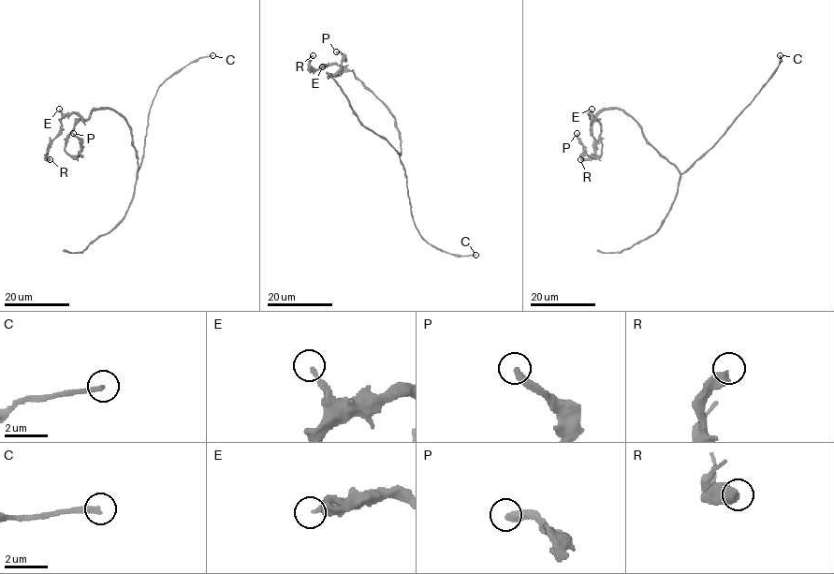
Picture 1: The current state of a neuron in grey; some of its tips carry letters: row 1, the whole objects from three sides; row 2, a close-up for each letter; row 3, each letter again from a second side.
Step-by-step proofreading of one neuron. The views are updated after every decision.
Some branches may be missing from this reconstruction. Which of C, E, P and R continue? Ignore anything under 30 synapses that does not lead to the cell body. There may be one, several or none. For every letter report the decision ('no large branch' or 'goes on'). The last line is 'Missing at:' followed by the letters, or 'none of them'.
C: goes on
E: no large branch
P: no large branch
R: no large branch
Missing at: C

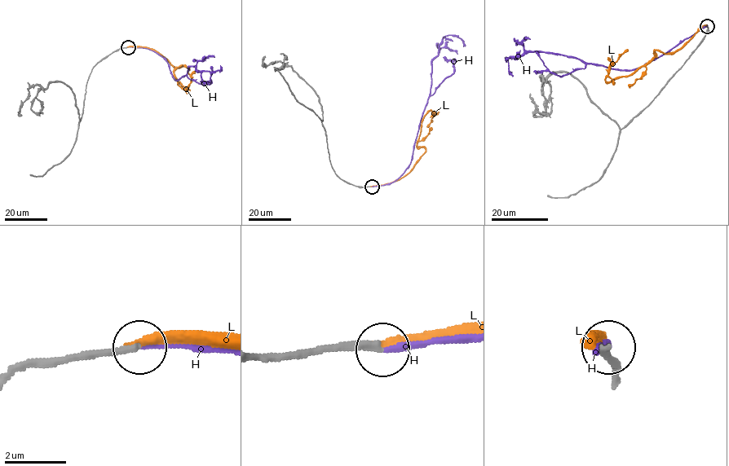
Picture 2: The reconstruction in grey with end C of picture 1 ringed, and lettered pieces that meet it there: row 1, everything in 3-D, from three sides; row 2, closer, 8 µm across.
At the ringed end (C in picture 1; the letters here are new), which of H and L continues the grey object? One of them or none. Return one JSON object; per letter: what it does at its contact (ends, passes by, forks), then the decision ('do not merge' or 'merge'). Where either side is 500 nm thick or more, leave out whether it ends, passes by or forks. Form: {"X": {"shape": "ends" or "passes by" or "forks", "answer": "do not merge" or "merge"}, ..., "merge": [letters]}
{"H": {"shape": "ends", "answer": "merge"}, "L": {"shape": "ends", "answer": "do not merge"}, "merge": ["H"]}

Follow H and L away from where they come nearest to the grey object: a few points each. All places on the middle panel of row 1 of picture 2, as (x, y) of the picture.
H: (371, 186), (390, 185), (411, 162), (430, 91), (432, 60), (438, 55), (441, 40), (455, 35), (463, 46)
L: (371, 186), (399, 180), (408, 173), (426, 151), (417, 140), (421, 119), (430, 110), (434, 116), (427, 127)

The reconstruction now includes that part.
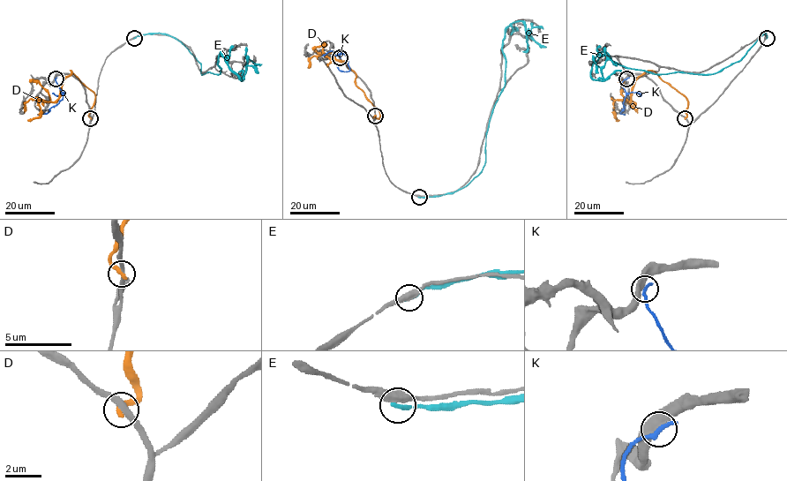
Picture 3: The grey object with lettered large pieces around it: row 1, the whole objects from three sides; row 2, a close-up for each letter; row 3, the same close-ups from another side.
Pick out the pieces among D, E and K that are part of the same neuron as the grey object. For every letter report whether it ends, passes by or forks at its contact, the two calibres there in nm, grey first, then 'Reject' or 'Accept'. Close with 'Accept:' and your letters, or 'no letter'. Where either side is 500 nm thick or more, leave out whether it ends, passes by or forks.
D: It ends there. Thickness 280 nm (grey) against 360 nm. Reject
E: It ends there. Thickness 460 nm (grey) against 280 nm. Reject
K: It ends there. Thickness 480 nm (grey) against 320 nm. Reject
Accept: no letter

